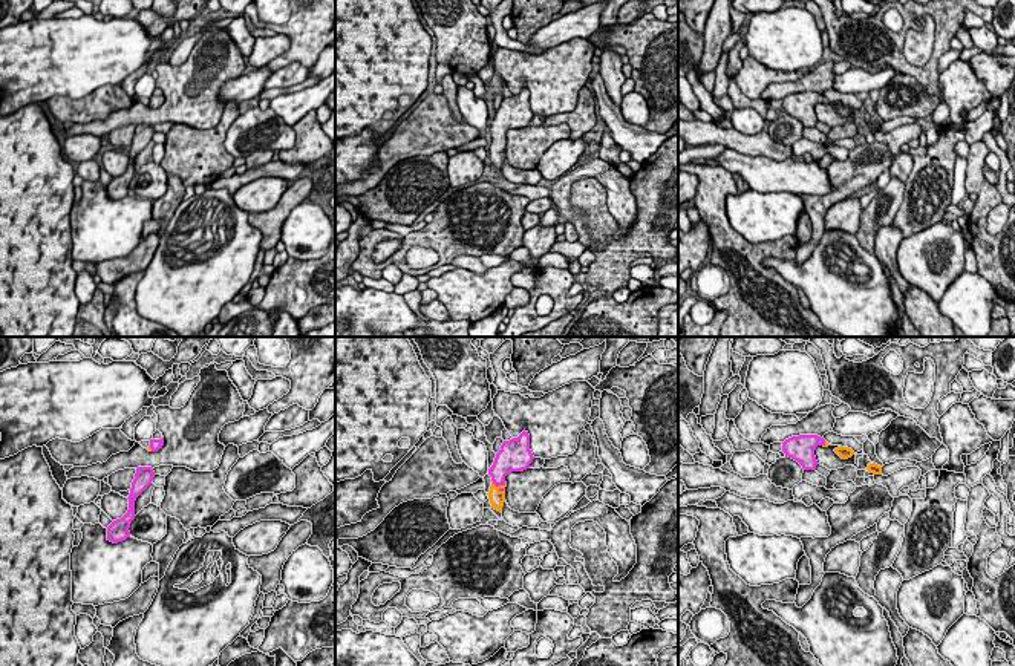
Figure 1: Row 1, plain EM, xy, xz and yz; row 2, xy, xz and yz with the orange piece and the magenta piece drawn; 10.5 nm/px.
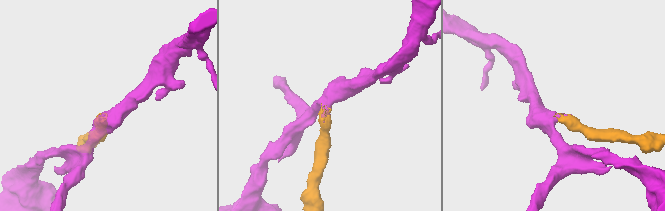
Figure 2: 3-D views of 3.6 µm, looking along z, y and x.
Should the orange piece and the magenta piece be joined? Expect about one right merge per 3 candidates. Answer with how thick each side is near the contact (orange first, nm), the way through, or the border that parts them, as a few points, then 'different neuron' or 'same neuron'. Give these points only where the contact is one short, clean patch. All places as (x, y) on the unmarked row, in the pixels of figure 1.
160 nm thick on the orange side, 240 nm on the other; runs through xz (496, 155), (499, 143), (499, 126), (505, 120); same neuron

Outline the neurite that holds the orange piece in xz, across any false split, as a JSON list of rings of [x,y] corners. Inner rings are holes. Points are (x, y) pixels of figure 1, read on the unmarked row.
[[[524,87],[517,95],[502,100],[493,122],[488,126],[488,132],[491,133],[491,144],[488,149],[491,165],[502,168],[507,144],[505,133],[511,129],[530,126],[533,116],[528,89]]]

